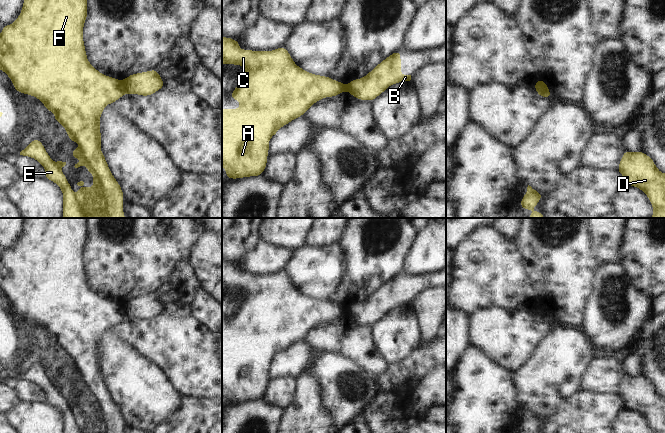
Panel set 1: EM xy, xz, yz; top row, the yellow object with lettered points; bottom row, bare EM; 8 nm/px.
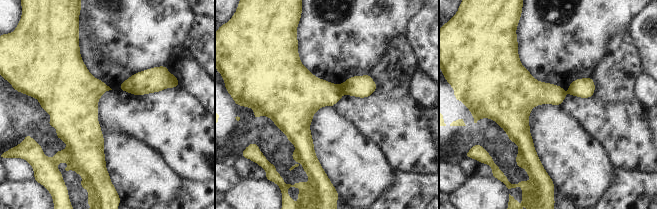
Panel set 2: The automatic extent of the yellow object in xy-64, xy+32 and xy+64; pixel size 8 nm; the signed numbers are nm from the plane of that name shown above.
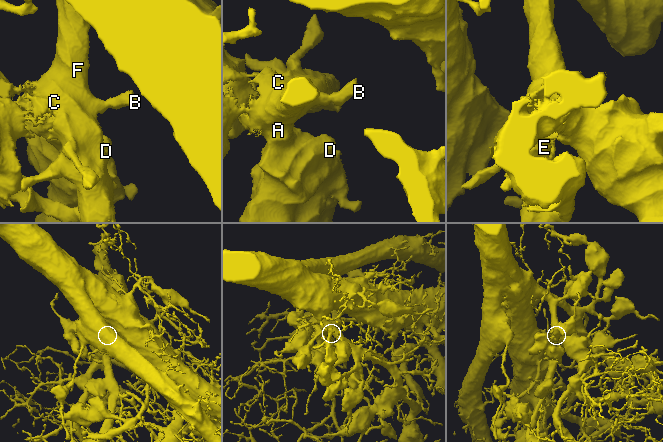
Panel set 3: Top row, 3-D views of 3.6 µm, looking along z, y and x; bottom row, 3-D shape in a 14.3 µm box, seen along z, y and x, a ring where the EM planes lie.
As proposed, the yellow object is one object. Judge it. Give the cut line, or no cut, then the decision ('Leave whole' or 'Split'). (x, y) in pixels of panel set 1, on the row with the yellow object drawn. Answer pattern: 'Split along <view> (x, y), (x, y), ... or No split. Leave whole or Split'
Split along xy (122, 80), (125, 92). Split

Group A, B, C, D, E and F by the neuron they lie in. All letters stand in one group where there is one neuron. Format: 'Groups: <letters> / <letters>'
Groups: A C D E F / B

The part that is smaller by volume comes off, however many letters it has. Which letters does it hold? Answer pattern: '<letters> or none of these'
B

